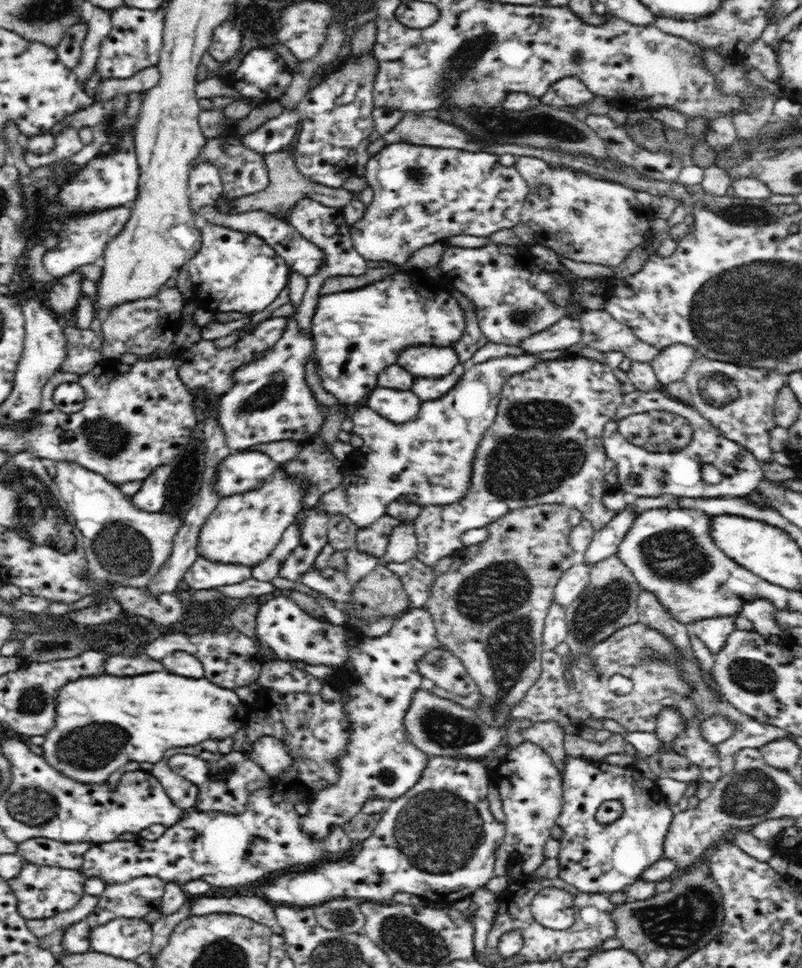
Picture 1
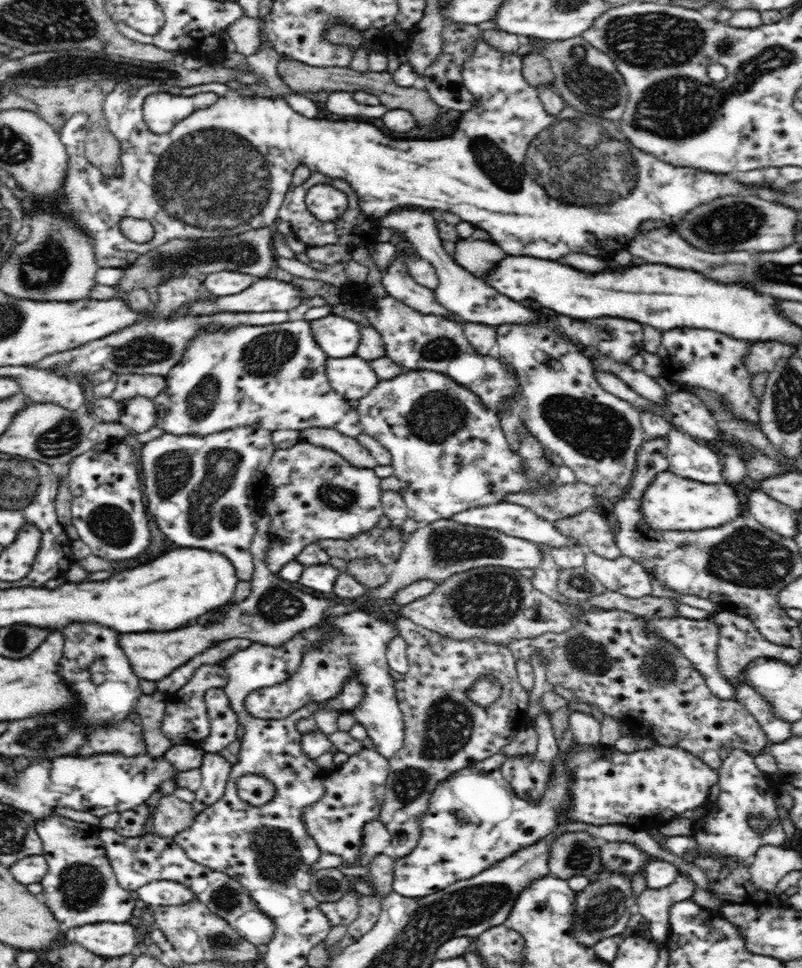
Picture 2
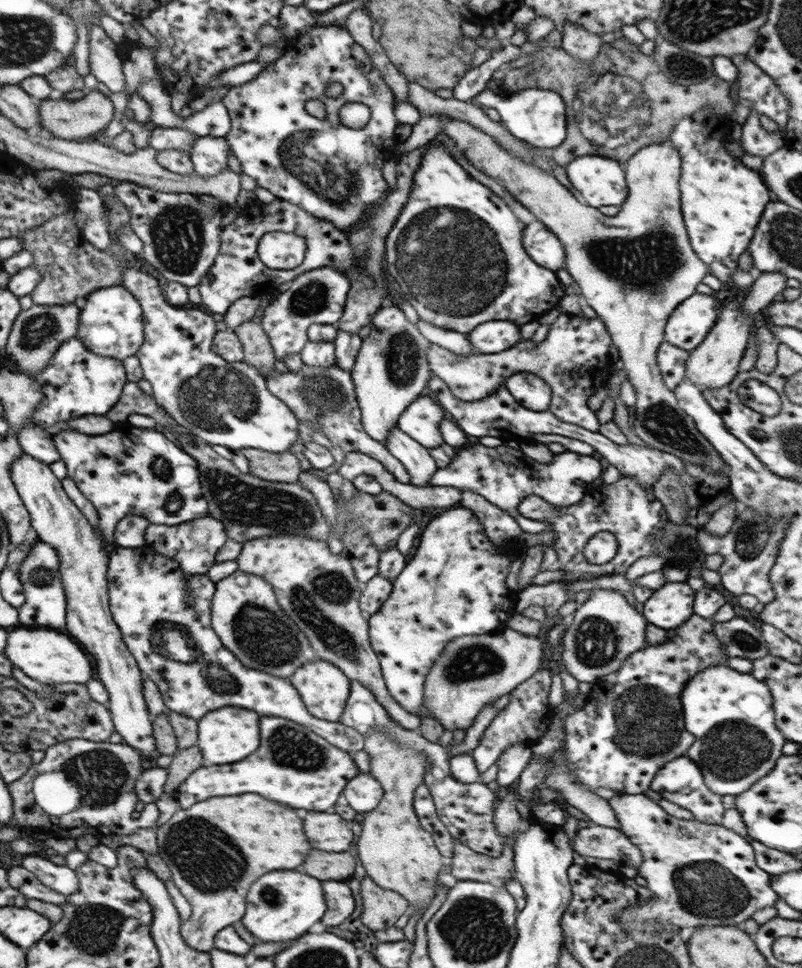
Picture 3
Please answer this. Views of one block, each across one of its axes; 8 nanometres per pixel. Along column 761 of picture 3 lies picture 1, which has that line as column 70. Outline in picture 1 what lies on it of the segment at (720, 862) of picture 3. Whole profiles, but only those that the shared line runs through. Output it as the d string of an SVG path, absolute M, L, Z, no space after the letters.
M24 863L20 874L8 881L8 886L18 901L18 913L26 920L43 919L54 916L58 912L66 912L74 908L83 898L84 877L80 870L66 870L56 867L36 867Z

